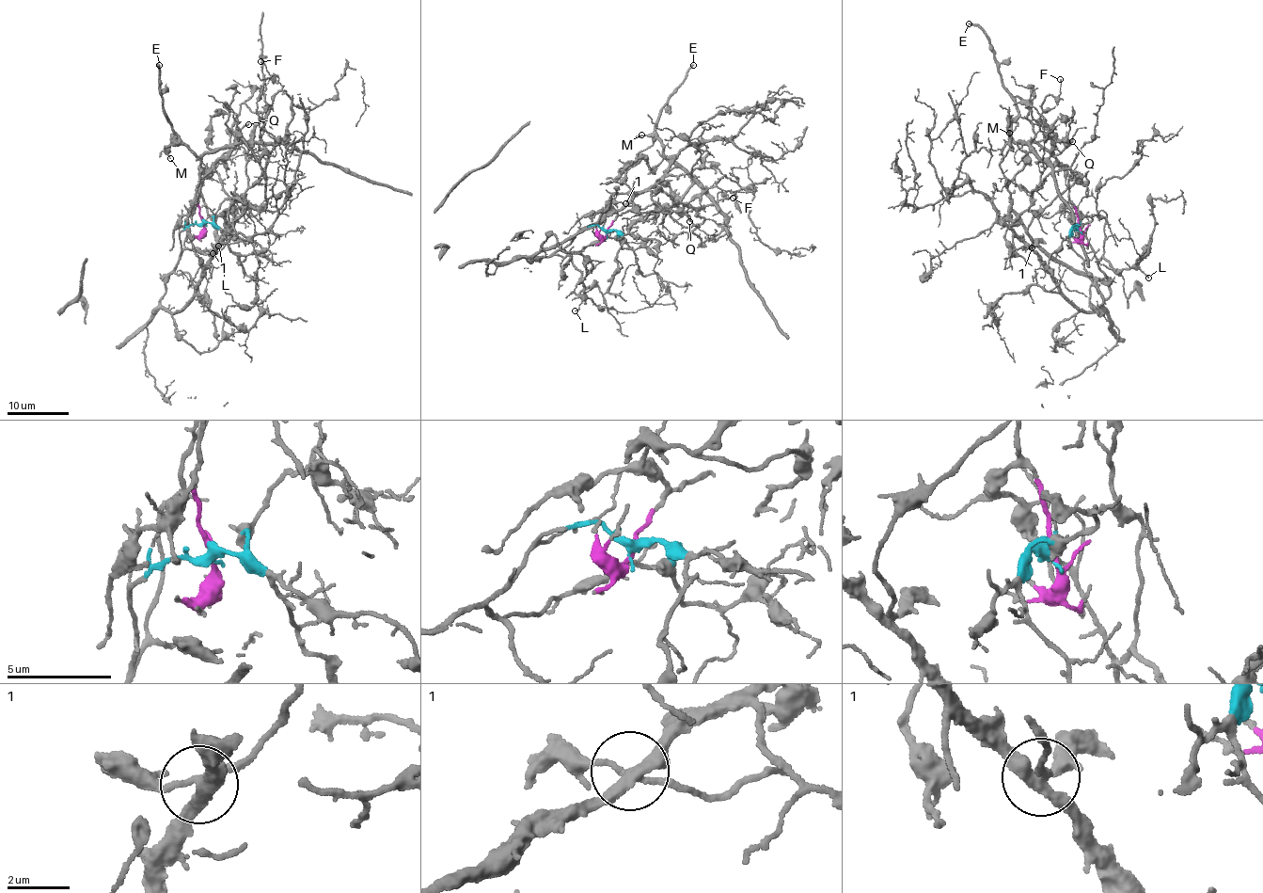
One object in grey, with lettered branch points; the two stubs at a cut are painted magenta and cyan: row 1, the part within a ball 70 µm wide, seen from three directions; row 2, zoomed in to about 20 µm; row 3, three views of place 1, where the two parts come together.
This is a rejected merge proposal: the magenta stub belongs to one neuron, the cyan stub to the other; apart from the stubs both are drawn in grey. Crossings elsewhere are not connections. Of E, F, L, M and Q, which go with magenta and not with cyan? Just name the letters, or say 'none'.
E, M, Q

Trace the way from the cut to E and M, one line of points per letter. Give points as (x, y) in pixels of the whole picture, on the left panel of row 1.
E: (202, 222), (198, 199), (200, 178), (231, 151), (236, 141), (198, 156), (183, 144), (163, 110), (159, 64)
M: (202, 222), (200, 178), (236, 140), (198, 156), (173, 143), (165, 148), (169, 158)

